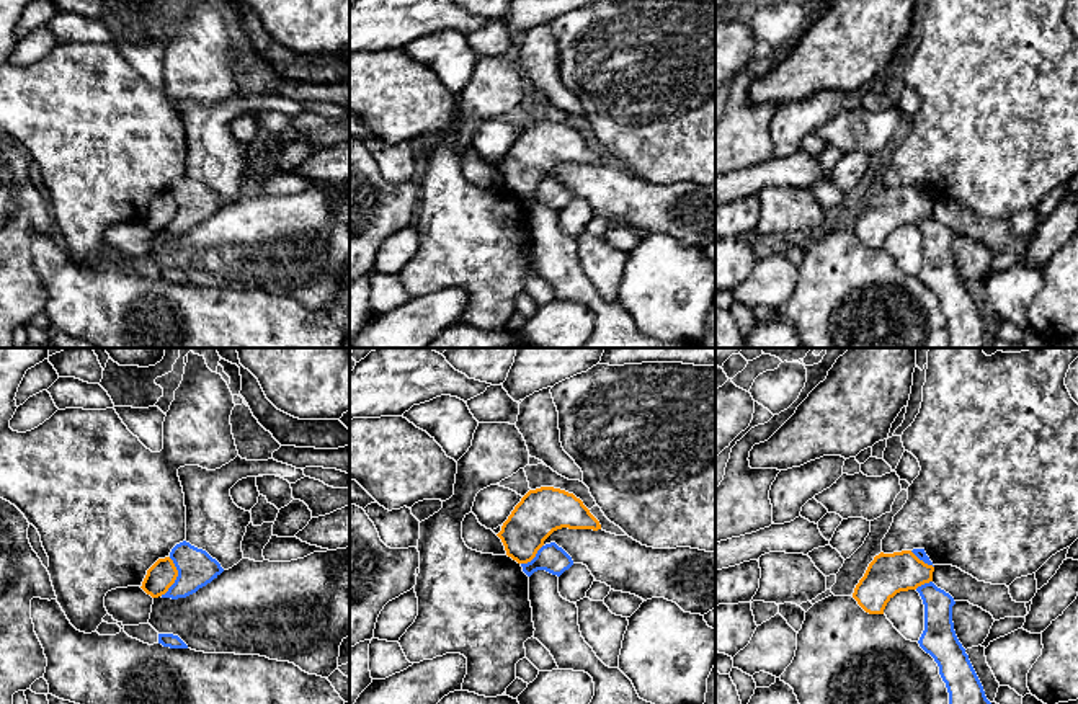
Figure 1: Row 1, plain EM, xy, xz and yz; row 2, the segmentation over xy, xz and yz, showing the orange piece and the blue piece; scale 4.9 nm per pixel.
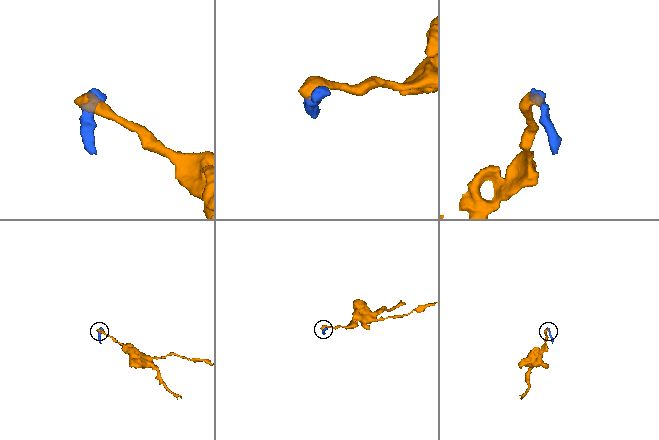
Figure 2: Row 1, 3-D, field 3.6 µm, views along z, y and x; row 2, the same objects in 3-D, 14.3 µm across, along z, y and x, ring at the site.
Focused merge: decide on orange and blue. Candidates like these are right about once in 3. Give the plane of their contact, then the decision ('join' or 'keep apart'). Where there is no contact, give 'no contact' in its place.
xy | keep apart

